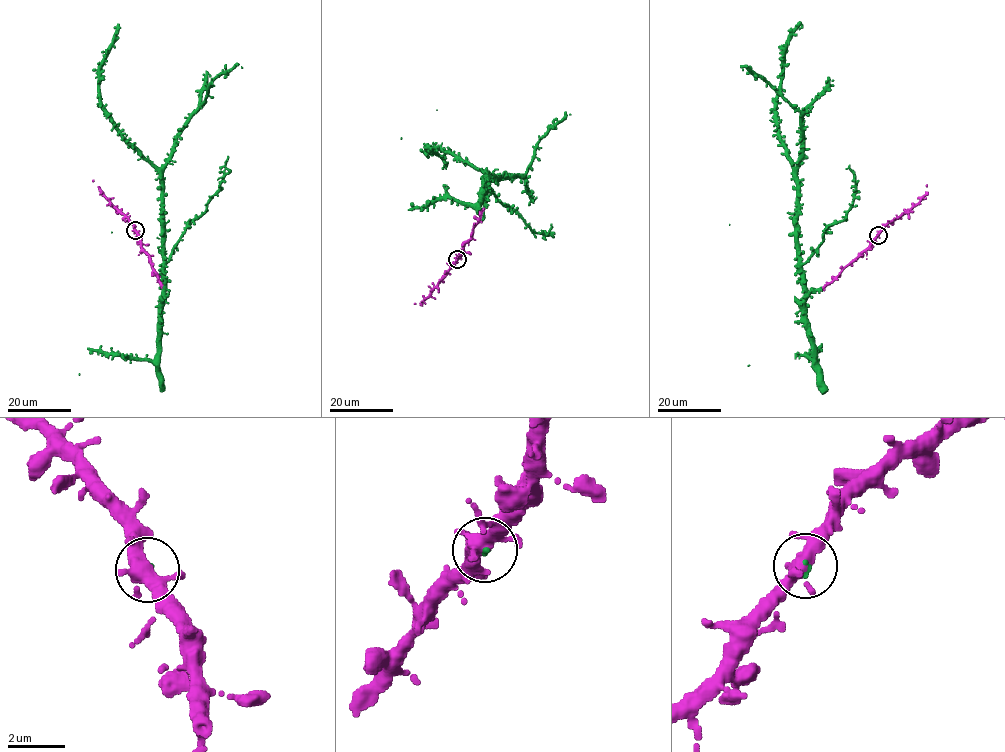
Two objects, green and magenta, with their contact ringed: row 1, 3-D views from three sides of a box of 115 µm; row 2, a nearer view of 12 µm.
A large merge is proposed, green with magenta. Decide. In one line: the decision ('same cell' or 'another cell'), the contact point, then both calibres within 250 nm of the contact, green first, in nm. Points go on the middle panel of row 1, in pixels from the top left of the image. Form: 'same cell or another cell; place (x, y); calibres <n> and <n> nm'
same cell; place (457, 259); calibres 140 and 360 nm

